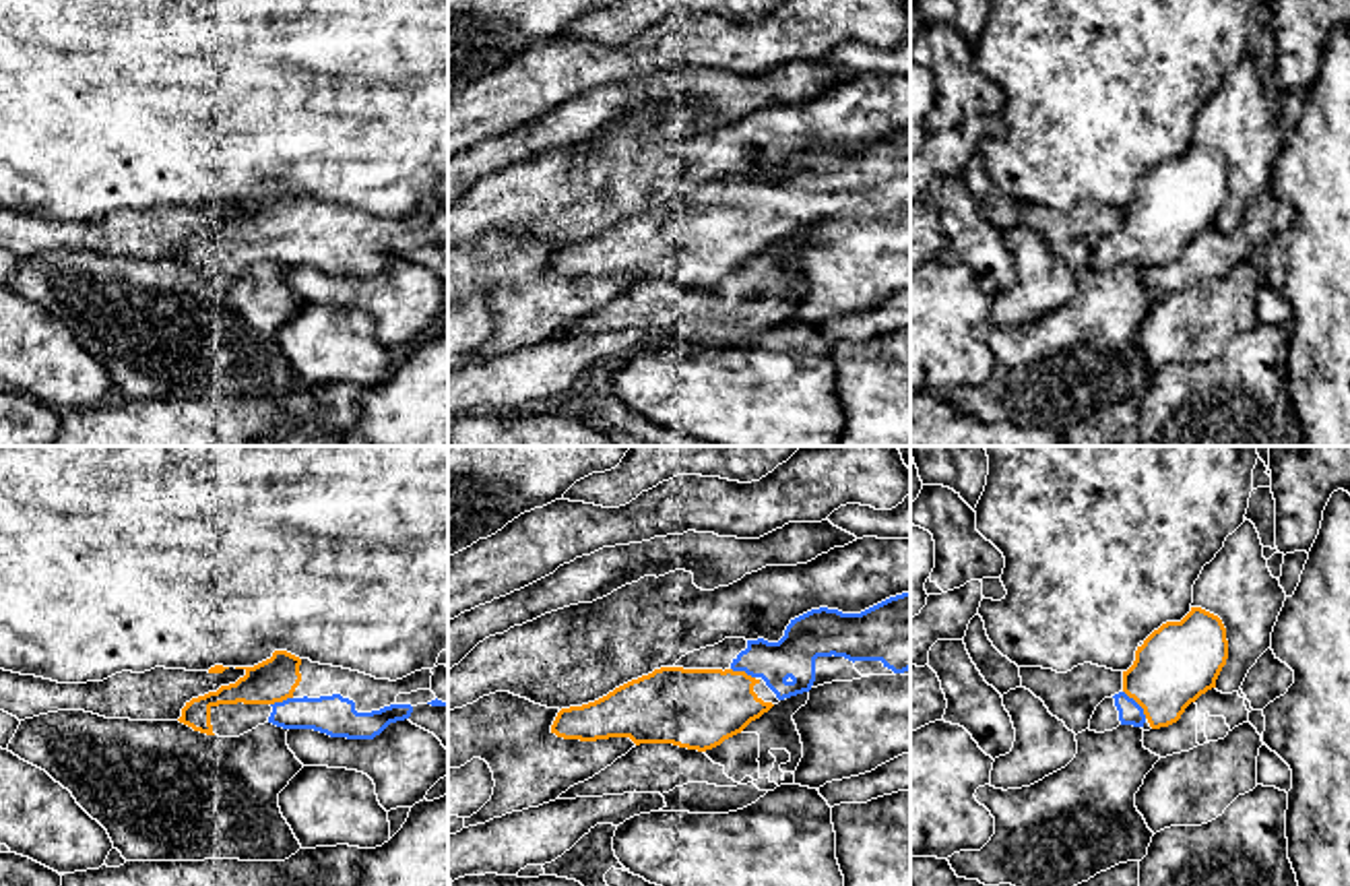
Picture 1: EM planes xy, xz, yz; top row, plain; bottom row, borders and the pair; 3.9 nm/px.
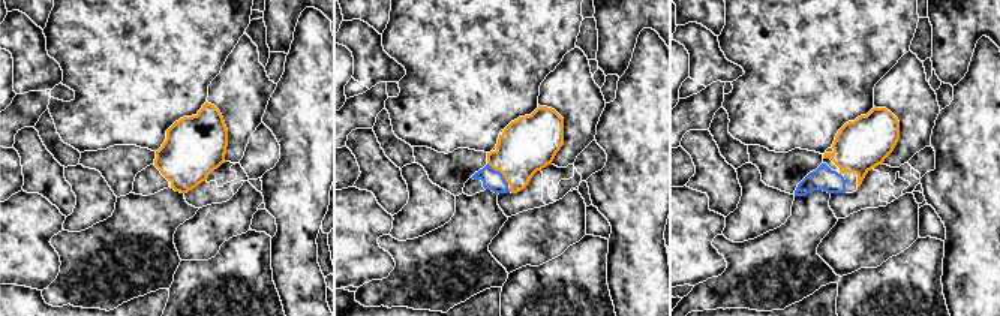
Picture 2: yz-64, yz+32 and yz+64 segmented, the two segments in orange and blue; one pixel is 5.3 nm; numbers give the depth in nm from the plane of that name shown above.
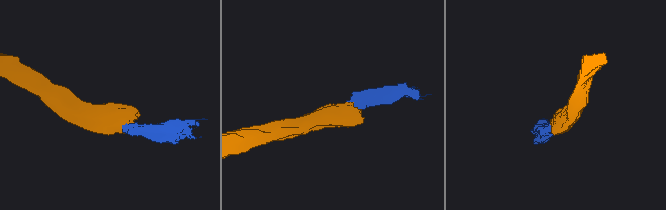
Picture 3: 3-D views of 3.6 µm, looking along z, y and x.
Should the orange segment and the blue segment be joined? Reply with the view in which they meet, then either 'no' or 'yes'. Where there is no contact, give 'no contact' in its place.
meets orange in yz; yes

